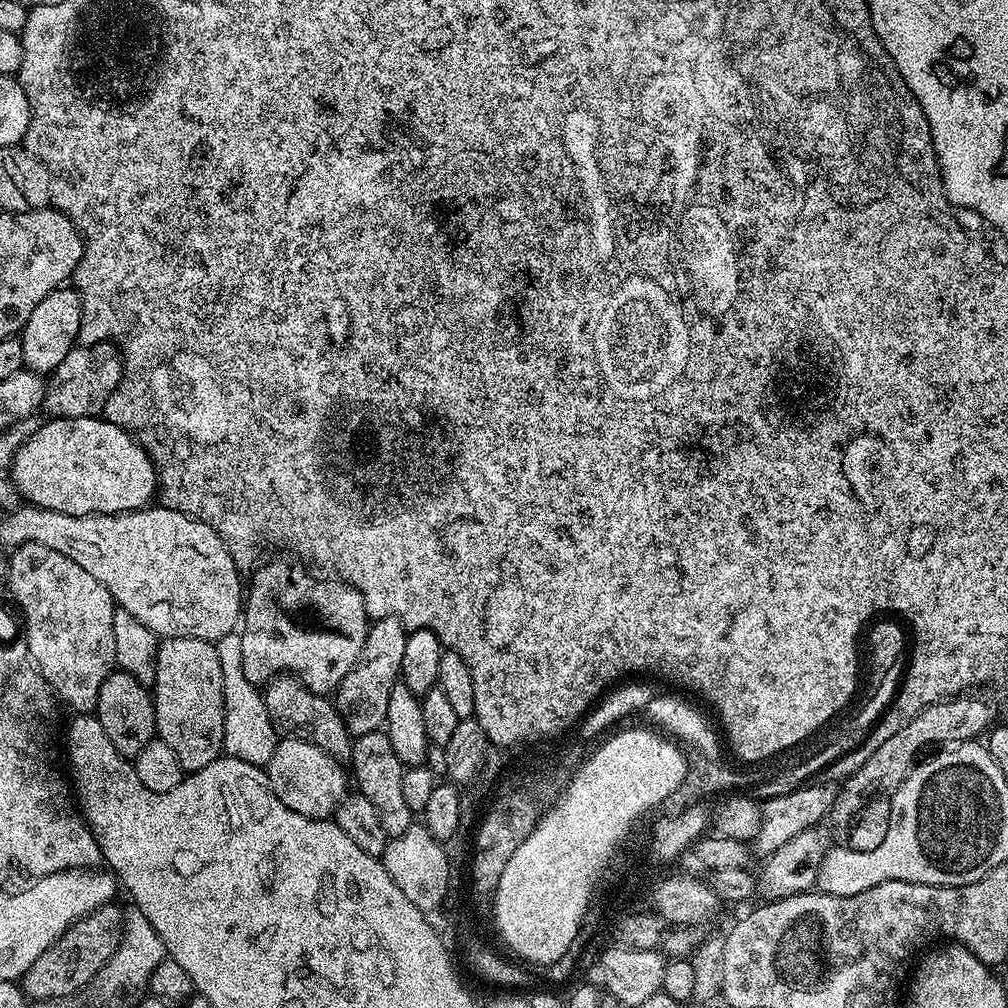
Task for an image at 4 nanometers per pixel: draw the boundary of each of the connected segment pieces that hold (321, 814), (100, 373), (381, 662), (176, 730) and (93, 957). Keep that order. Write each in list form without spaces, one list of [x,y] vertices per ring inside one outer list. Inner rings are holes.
[[[277,739],[266,771],[274,794],[278,794],[278,802],[282,802],[282,806],[290,806],[294,814],[302,814],[306,818],[329,819],[350,792],[350,776],[345,765],[309,740]]]
[[[105,342],[72,348],[50,373],[44,390],[43,411],[48,411],[47,415],[52,418],[100,416],[123,376],[124,362],[115,344]]]
[[[396,616],[372,620],[360,661],[342,678],[334,693],[334,703],[340,711],[349,733],[353,737],[383,729],[386,718],[386,702],[390,702],[390,690],[400,680],[402,654],[406,650],[408,632]]]
[[[169,636],[160,640],[156,655],[156,683],[151,685],[156,707],[156,734],[174,750],[185,773],[210,766],[224,752],[222,667],[211,640]]]
[[[113,902],[96,908],[86,914],[78,922],[70,925],[42,954],[38,954],[38,962],[26,970],[22,977],[22,987],[29,1001],[68,1000],[75,992],[83,993],[88,985],[110,962],[114,950],[118,950],[120,939],[124,936],[125,909]]]

